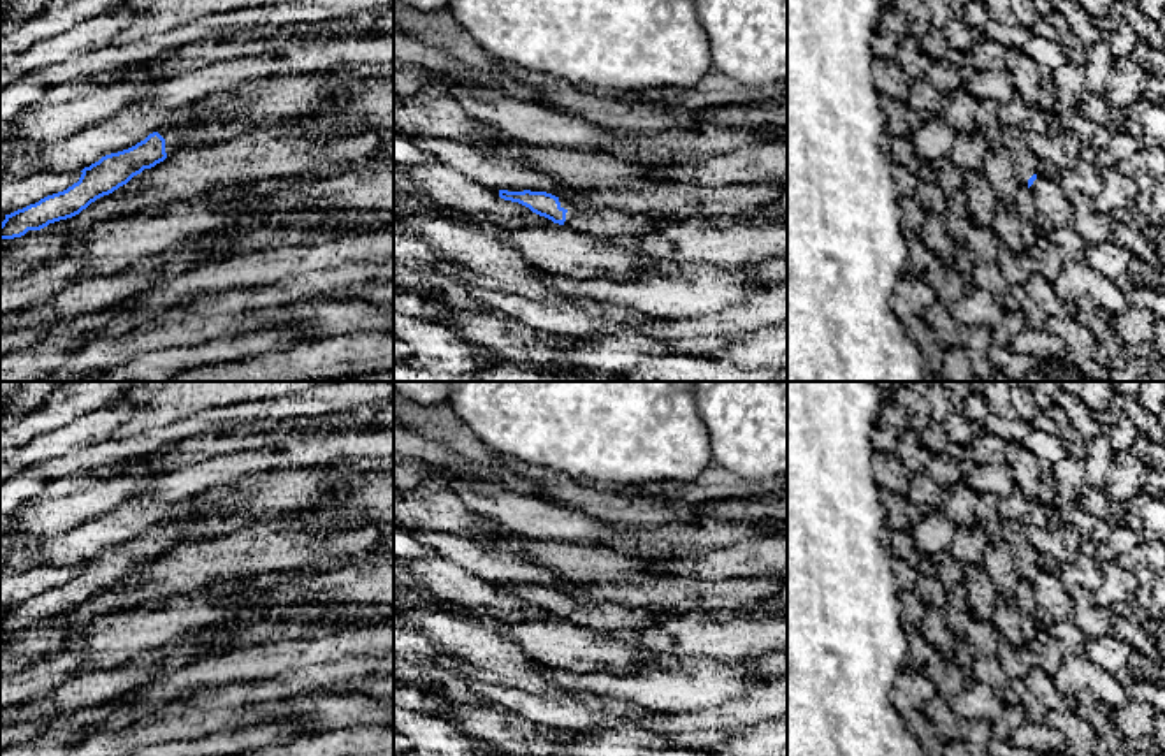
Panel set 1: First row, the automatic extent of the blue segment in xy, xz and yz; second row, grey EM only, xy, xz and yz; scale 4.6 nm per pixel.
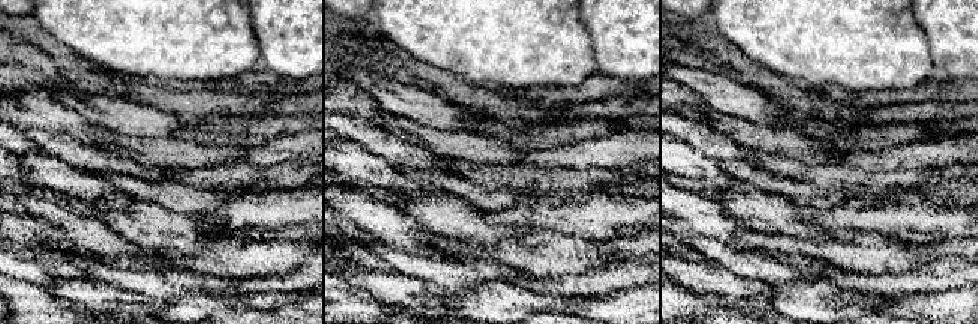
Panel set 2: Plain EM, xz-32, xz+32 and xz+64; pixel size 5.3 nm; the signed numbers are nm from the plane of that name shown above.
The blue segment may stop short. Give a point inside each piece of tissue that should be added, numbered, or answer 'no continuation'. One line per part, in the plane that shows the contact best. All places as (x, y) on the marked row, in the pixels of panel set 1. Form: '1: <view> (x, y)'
1: xz (607, 224)

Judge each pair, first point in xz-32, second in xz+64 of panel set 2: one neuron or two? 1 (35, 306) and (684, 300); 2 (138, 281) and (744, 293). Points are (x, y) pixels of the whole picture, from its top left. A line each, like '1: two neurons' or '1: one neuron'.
1: one neuron
2: two neurons

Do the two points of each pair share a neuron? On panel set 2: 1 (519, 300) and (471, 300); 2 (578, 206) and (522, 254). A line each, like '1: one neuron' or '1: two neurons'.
1: one neuron
2: two neurons

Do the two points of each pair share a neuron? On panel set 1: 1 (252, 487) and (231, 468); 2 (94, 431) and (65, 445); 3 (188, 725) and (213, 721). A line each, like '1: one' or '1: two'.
1: two
2: one
3: one

